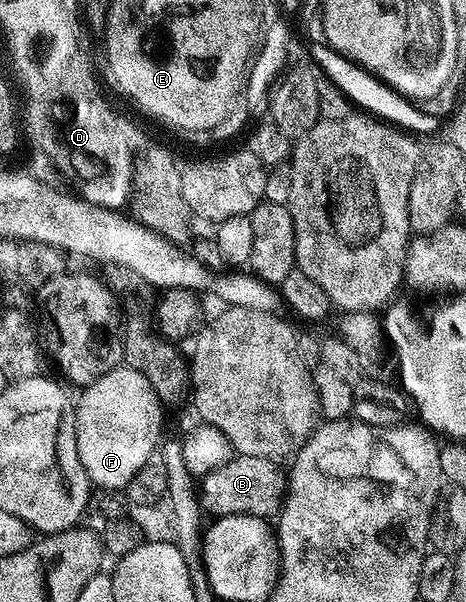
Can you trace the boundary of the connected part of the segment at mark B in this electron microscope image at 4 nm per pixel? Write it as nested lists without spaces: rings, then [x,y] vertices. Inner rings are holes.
[[[235,454],[220,469],[203,476],[200,481],[200,502],[207,516],[251,515],[269,520],[281,512],[288,486],[287,476],[272,459]]]

